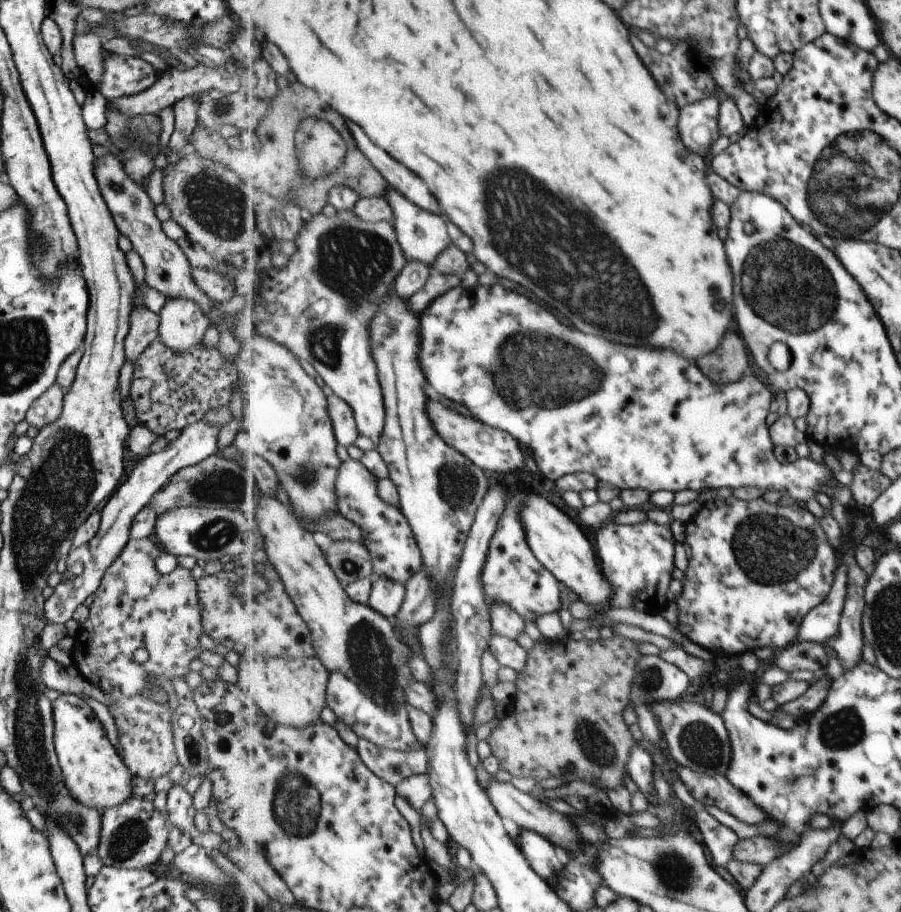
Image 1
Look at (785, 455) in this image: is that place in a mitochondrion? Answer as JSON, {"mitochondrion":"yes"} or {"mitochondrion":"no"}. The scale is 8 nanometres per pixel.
{"mitochondrion":"no"}

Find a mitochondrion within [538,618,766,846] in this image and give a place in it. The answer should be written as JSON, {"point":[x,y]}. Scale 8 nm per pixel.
{"point":[595,745]}

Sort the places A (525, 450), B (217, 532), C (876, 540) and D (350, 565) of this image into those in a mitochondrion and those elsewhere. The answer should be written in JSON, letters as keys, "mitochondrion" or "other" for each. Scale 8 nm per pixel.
{"A":"other","B":"mitochondrion","C":"other","D":"mitochondrion"}

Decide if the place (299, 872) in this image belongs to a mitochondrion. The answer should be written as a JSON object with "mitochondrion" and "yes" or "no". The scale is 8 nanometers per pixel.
{"mitochondrion":"no"}

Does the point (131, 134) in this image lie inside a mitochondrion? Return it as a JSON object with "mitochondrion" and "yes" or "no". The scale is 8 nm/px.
{"mitochondrion":"yes"}

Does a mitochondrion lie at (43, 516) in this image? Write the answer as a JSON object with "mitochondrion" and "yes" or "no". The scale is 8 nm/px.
{"mitochondrion":"yes"}

